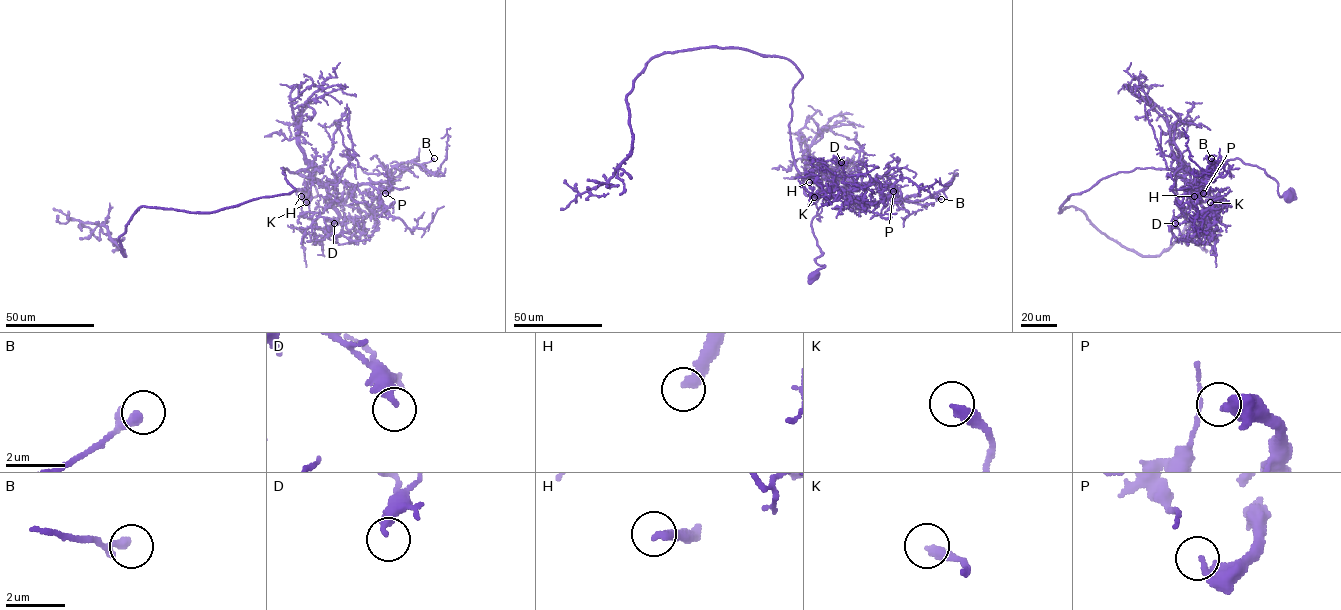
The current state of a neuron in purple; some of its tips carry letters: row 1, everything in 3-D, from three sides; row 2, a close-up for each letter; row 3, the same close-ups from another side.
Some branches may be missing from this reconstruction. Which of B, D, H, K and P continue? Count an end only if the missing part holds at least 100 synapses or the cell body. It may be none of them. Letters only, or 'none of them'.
H

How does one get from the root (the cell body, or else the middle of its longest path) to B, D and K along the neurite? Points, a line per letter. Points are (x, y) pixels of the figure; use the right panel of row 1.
B: (1288, 195), (1278, 194), (1277, 182), (1263, 169), (1237, 158), (1193, 184), (1212, 170), (1211, 158)
D: (1288, 195), (1278, 194), (1277, 182), (1263, 169), (1235, 158), (1205, 177), (1199, 201), (1173, 217), (1175, 223)
K: (1288, 195), (1278, 194), (1277, 182), (1263, 169), (1235, 158), (1200, 184), (1208, 229), (1205, 217), (1210, 202)

